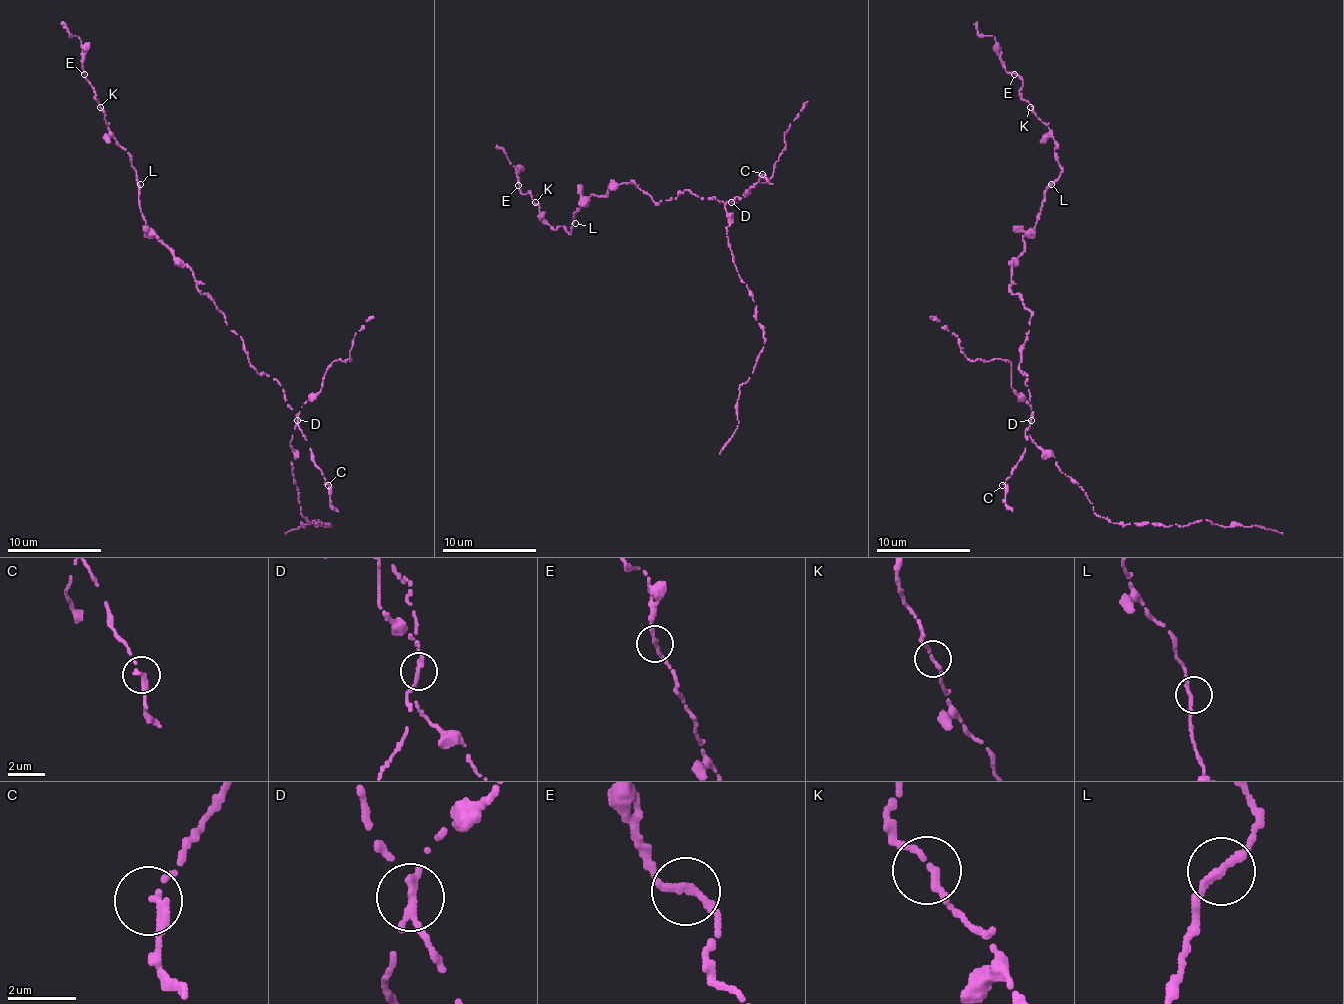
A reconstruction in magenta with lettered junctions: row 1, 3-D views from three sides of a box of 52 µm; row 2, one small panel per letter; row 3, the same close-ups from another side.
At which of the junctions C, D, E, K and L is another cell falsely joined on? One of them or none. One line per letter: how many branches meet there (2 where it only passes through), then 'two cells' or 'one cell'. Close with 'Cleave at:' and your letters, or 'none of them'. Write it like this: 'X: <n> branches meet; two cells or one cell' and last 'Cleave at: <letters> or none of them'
C: 2 branches meet; one cell
D: 2 branches meet; two cells
E: 2 branches meet; one cell
K: 2 branches meet; one cell
L: 2 branches meet; one cell
Cleave at: D

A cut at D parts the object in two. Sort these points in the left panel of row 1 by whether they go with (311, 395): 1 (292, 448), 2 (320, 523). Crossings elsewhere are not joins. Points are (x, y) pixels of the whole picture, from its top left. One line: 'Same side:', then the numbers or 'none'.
Same side: 1, 2

